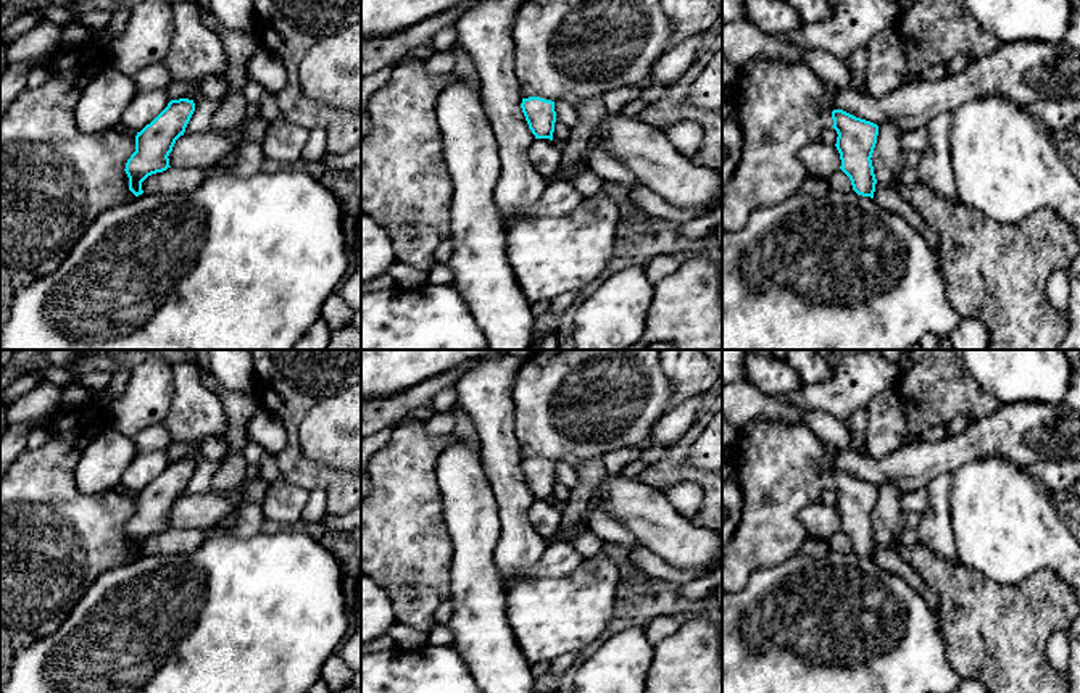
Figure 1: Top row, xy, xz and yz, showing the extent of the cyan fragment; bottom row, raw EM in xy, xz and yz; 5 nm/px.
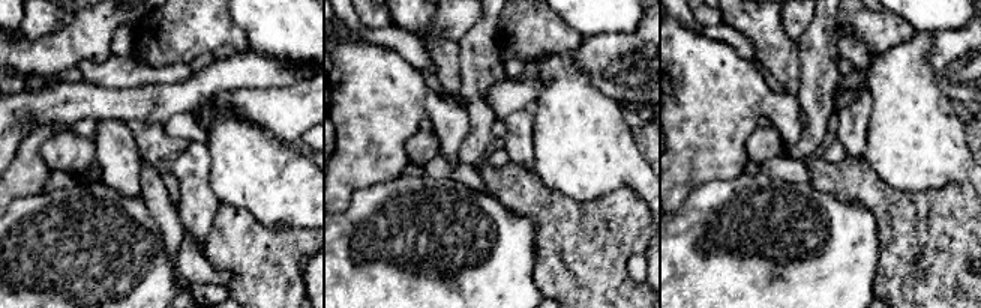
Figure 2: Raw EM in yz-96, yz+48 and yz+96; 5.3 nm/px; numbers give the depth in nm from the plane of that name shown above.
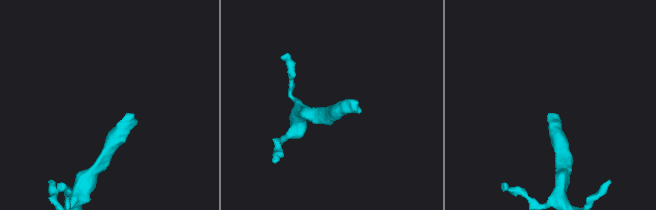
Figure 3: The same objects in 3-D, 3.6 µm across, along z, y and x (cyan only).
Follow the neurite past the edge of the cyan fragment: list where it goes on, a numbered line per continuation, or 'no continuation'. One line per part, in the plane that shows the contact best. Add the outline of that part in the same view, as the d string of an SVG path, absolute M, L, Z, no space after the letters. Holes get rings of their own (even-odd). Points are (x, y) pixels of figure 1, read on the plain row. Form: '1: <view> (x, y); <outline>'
1: xz (569, 405); M540 350L524 361L511 392L521 456L575 466L638 445L674 392L659 350Z

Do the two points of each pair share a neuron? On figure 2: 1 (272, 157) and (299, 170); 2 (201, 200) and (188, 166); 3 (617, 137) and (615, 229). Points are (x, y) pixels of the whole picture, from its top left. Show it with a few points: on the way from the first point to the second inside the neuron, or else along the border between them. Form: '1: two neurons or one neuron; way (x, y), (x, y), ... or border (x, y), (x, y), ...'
1: one neuron; way (278, 163), (285, 170), (293, 170)
2: one neuron; way (195, 191), (194, 179), (189, 175)
3: two neurons; border (644, 199), (627, 187), (618, 187), (582, 202)

